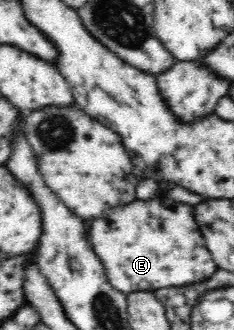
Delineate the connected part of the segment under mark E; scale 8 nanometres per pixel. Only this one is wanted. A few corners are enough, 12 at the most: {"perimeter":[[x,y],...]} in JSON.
{"perimeter":[[165,192],[86,224],[112,287],[208,279],[192,213]]}

